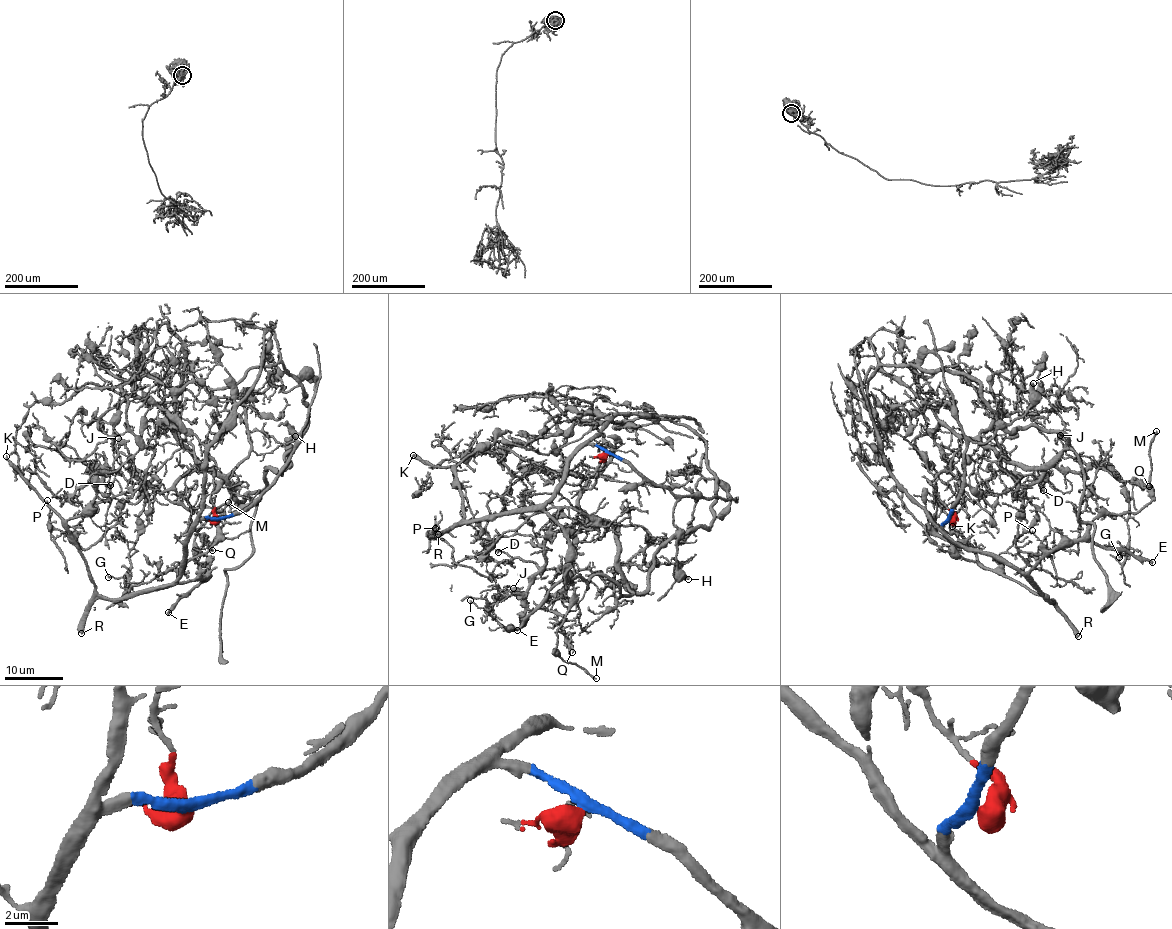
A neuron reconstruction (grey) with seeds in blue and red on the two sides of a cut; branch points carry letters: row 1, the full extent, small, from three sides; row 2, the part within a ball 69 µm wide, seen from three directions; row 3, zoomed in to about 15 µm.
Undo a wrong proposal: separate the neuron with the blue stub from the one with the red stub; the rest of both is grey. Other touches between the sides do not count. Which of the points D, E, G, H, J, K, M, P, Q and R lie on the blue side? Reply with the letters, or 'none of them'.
E, H, K, M, R

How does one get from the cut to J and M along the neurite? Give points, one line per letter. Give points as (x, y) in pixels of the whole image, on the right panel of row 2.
J: (950, 519), (927, 481), (949, 467), (960, 438), (976, 438), (1025, 486), (1053, 466), (1086, 467), (1061, 435)
M: (949, 519), (943, 527), (954, 541), (1031, 571), (1095, 519), (1151, 501), (1157, 431)

